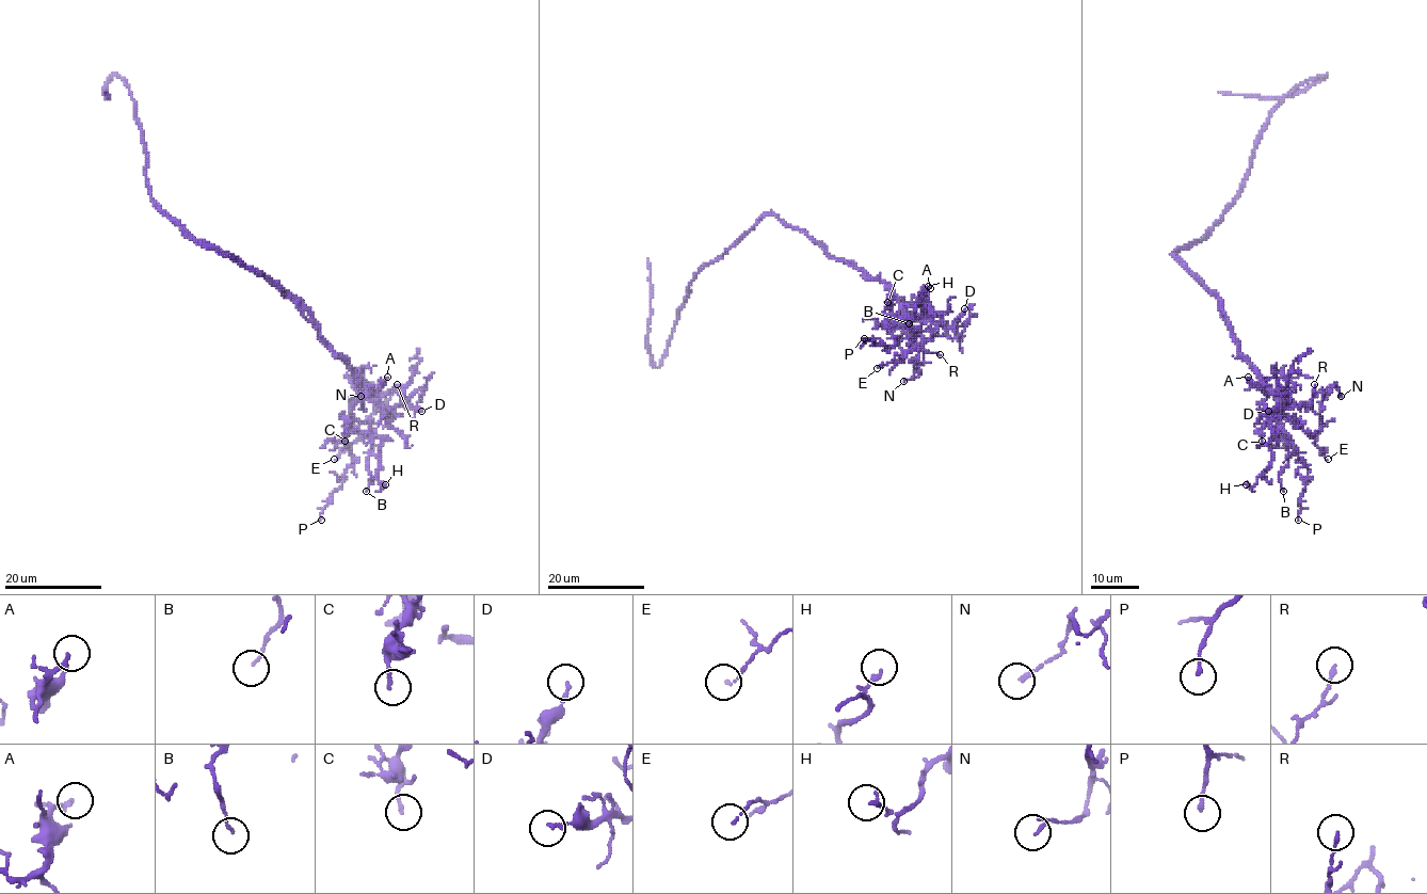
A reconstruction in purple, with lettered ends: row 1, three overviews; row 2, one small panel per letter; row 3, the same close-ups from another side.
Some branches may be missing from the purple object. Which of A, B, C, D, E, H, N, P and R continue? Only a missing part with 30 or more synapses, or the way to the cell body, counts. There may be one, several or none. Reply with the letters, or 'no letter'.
no letter

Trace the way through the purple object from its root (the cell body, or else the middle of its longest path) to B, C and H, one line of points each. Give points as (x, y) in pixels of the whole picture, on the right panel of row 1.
B: (1179, 251), (1174, 256), (1219, 301), (1237, 350), (1277, 396), (1278, 426), (1294, 447), (1279, 476), (1283, 491)
C: (1179, 251), (1174, 256), (1219, 301), (1220, 314), (1237, 350), (1277, 396), (1277, 413), (1264, 426), (1262, 441)
H: (1179, 251), (1174, 256), (1219, 301), (1237, 350), (1277, 396), (1270, 465), (1254, 485), (1246, 484)

